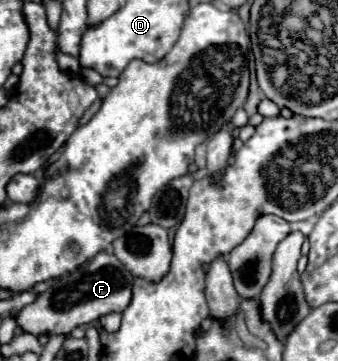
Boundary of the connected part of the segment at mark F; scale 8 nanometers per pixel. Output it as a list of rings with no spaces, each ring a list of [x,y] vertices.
[[[102,251],[88,265],[64,275],[40,293],[36,301],[20,309],[16,321],[32,335],[70,333],[74,327],[98,321],[108,313],[122,313],[132,301],[132,281],[132,273],[114,255]]]

